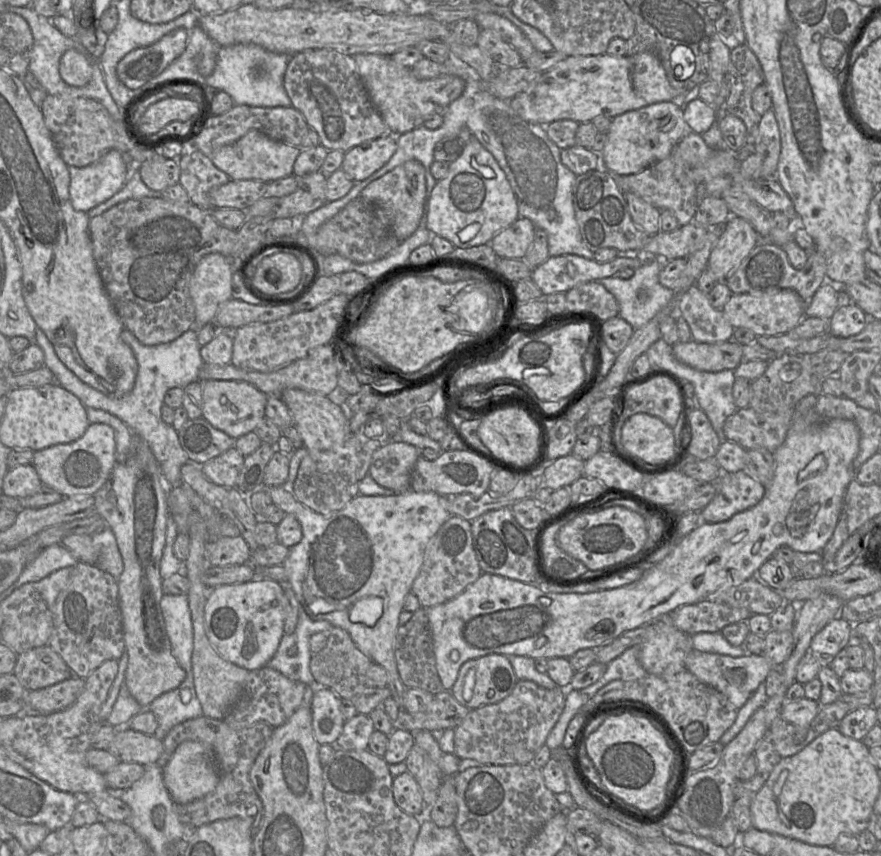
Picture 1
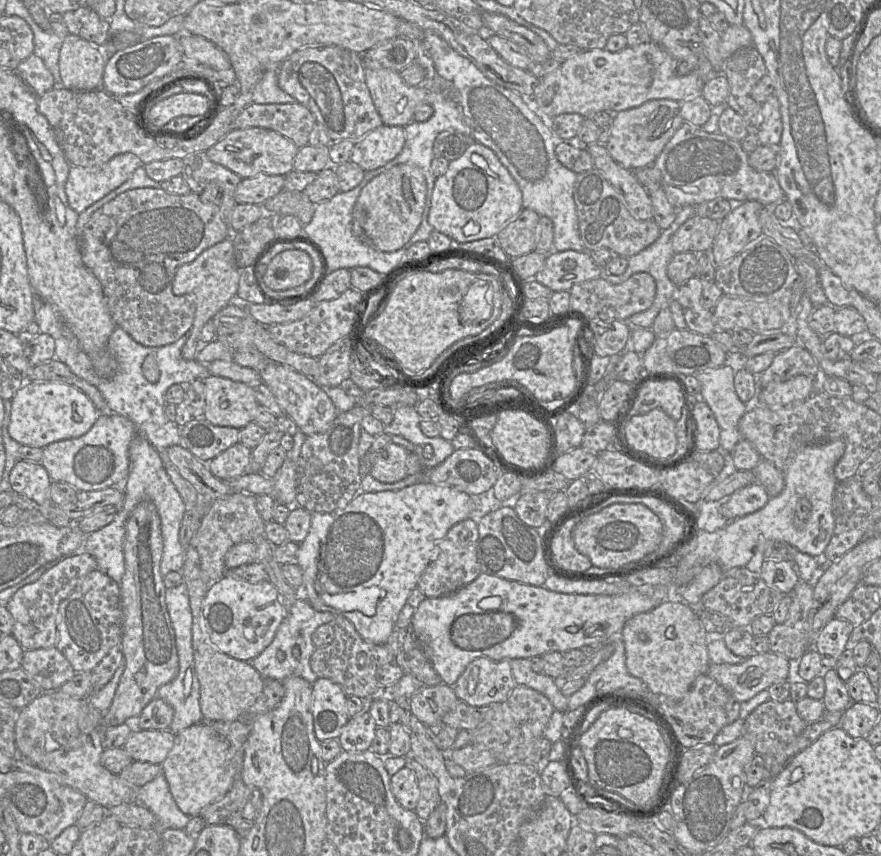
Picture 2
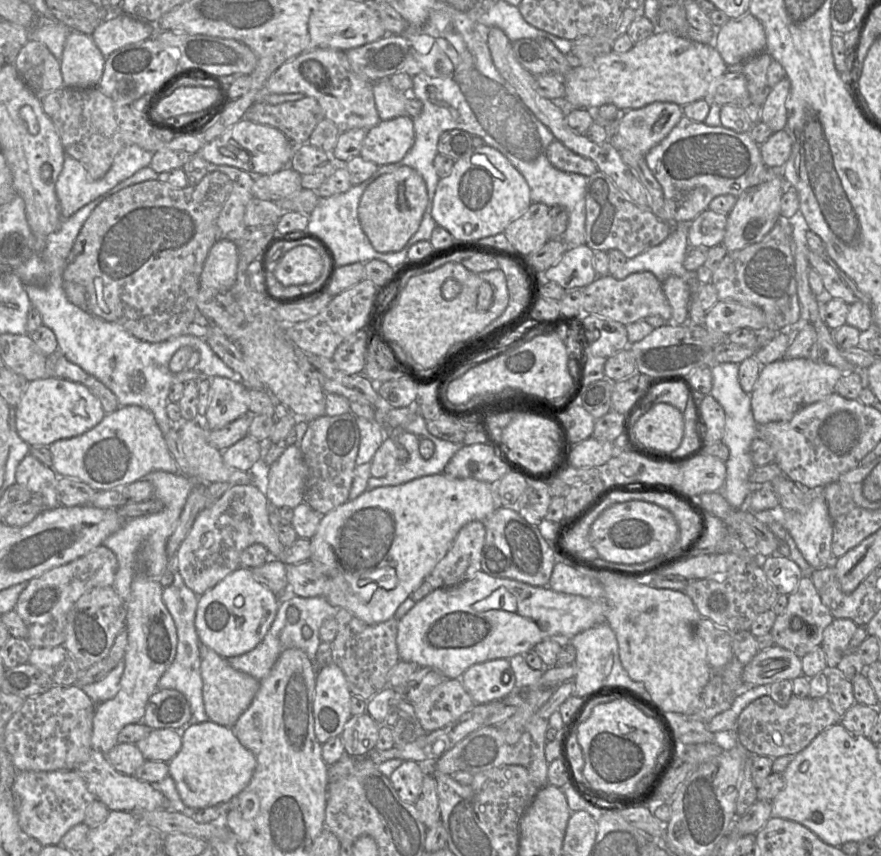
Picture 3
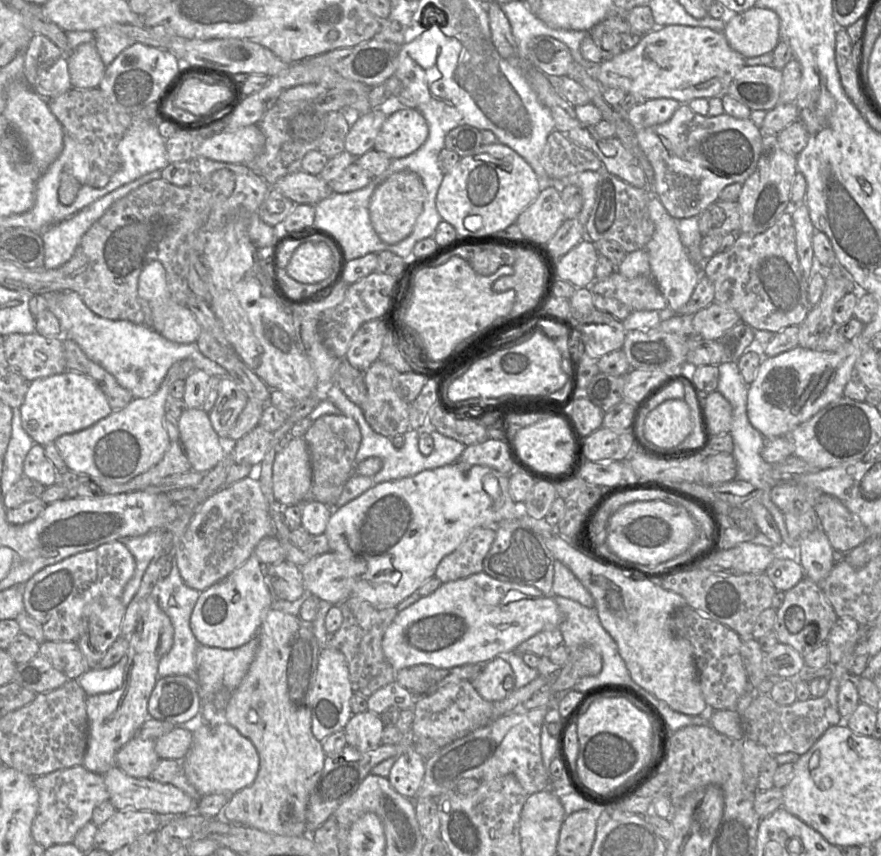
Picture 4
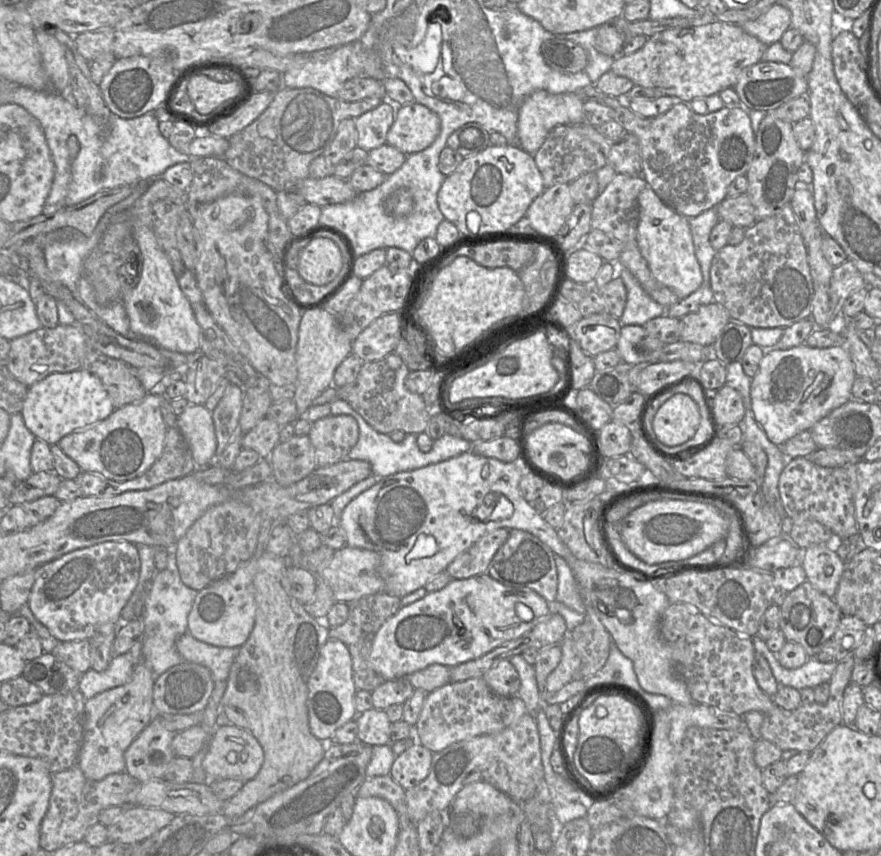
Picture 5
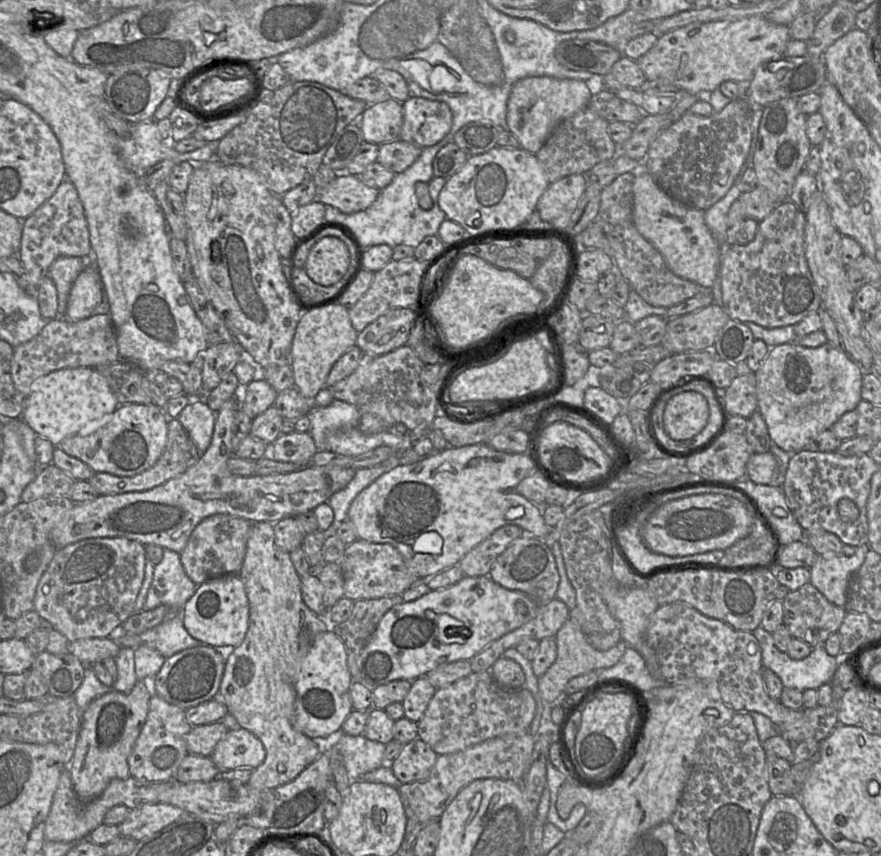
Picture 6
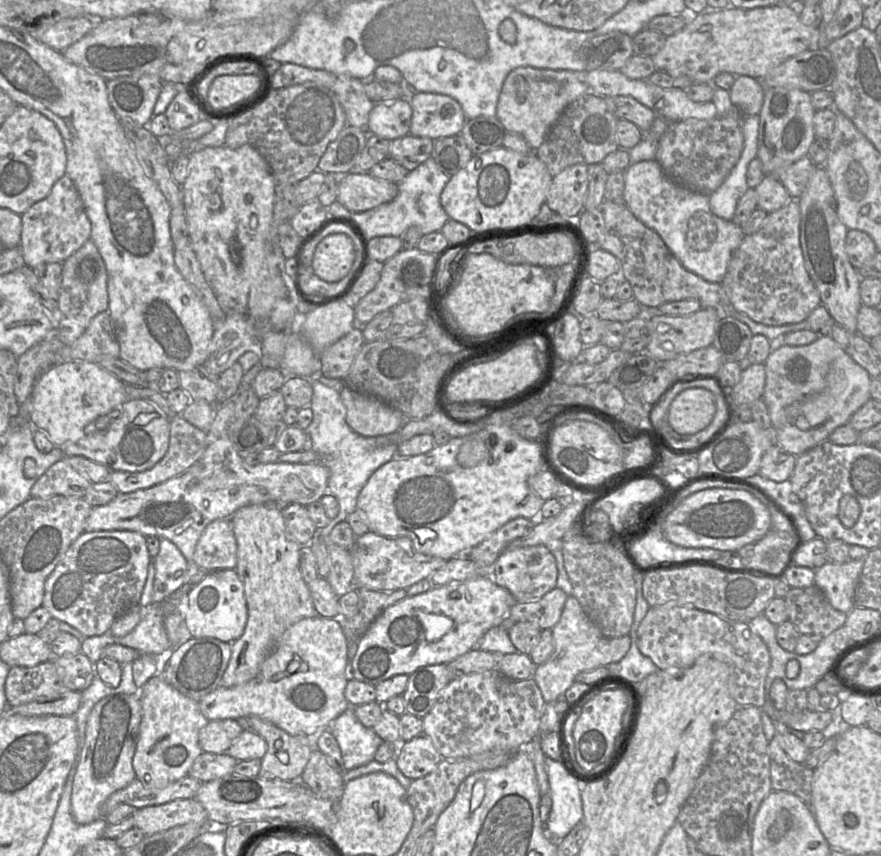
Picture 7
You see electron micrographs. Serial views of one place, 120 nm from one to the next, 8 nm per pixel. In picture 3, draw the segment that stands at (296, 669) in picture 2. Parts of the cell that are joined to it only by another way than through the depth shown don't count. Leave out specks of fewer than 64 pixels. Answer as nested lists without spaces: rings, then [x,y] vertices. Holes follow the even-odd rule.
[[[288,594],[281,599],[277,615],[263,640],[253,650],[226,659],[234,669],[245,672],[259,681],[269,674],[281,653],[286,649],[297,648],[303,650],[315,664],[316,652],[321,643],[320,627],[325,620],[335,617],[338,609],[332,606],[323,596],[300,597]],[[292,606],[300,612],[299,620],[295,624],[288,623],[286,619],[286,612]]]

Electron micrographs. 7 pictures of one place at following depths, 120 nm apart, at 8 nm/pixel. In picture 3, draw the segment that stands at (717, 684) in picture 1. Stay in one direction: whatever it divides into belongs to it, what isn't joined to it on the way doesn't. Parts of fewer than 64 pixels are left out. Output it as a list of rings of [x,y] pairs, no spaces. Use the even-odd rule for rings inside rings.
[[[777,646],[759,651],[743,668],[742,680],[746,686],[771,685],[780,680],[793,680],[802,674],[801,658]]]

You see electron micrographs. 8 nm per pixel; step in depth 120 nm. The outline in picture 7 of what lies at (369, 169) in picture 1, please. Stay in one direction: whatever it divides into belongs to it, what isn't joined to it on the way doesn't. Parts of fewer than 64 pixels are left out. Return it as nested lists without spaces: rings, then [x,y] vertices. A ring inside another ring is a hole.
[[[416,92],[409,97],[412,108],[410,135],[432,140],[459,135],[467,121],[454,98],[435,93]]]

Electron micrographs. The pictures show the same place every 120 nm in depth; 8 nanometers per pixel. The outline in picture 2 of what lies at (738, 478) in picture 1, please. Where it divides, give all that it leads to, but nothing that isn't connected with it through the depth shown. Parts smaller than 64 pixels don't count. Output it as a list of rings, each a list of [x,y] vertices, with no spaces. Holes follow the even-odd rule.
[[[752,483],[736,490],[720,502],[720,513],[728,520],[751,514],[766,505],[770,497],[759,483]]]

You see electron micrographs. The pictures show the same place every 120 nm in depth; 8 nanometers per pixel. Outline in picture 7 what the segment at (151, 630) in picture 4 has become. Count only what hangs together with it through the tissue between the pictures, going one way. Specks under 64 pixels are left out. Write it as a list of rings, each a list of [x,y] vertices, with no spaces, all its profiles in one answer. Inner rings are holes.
[[[139,693],[109,695],[92,708],[80,752],[78,748],[72,787],[71,814],[76,823],[85,825],[99,819],[106,799],[136,779],[132,759],[137,747],[141,718]]]

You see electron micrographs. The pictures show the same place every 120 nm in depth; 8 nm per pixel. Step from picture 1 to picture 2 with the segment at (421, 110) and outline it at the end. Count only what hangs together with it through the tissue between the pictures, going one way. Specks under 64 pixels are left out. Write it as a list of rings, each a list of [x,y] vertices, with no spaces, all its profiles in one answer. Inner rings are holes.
[[[366,67],[365,78],[384,125],[405,127],[414,120],[417,107],[429,103],[429,89],[425,86],[407,85],[399,72],[381,67]]]

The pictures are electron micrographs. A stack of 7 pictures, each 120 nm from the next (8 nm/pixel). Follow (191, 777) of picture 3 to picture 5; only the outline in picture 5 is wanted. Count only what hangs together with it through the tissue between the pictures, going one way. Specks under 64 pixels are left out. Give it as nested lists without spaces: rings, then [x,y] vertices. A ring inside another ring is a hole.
[[[235,725],[217,726],[210,737],[208,751],[202,767],[210,780],[237,779],[248,781],[259,772],[264,761],[264,752],[257,739],[247,730]]]

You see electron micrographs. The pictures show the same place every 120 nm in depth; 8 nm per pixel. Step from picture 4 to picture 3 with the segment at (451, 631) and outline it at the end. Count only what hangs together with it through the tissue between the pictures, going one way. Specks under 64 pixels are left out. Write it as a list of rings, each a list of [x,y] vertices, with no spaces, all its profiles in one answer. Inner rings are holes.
[[[482,570],[451,587],[434,589],[398,622],[400,660],[429,667],[446,679],[460,679],[474,664],[523,655],[547,638],[569,642],[576,634],[606,622],[606,603],[580,595],[497,578]]]

